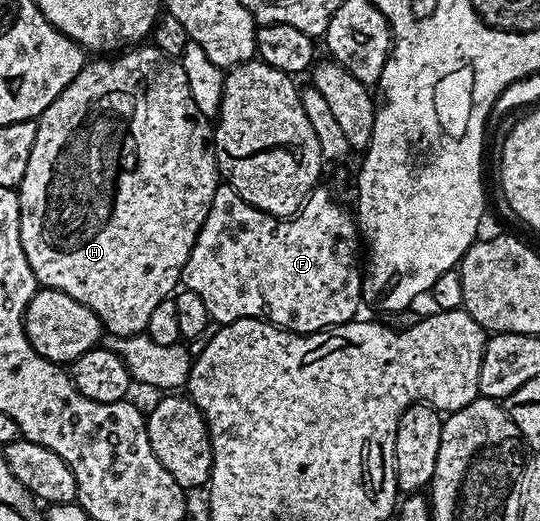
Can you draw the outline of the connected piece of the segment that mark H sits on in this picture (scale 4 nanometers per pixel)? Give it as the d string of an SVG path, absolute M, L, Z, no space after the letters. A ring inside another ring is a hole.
M141 44L121 53L98 57L101 58L98 62L90 61L77 73L75 80L71 80L71 84L63 88L61 95L44 110L41 117L36 119L35 144L31 144L27 172L23 172L17 199L21 209L19 236L27 264L31 264L31 272L38 283L50 290L63 292L71 296L71 300L79 300L79 304L91 308L91 312L99 316L102 327L112 337L130 338L145 333L151 312L155 312L157 305L178 289L189 265L189 253L193 250L201 225L209 215L211 200L219 185L219 171L217 153L213 147L213 126L210 119L199 112L199 107L195 105L195 99L191 96L191 84L187 84L187 72L183 72L180 61L167 56L152 44Z

